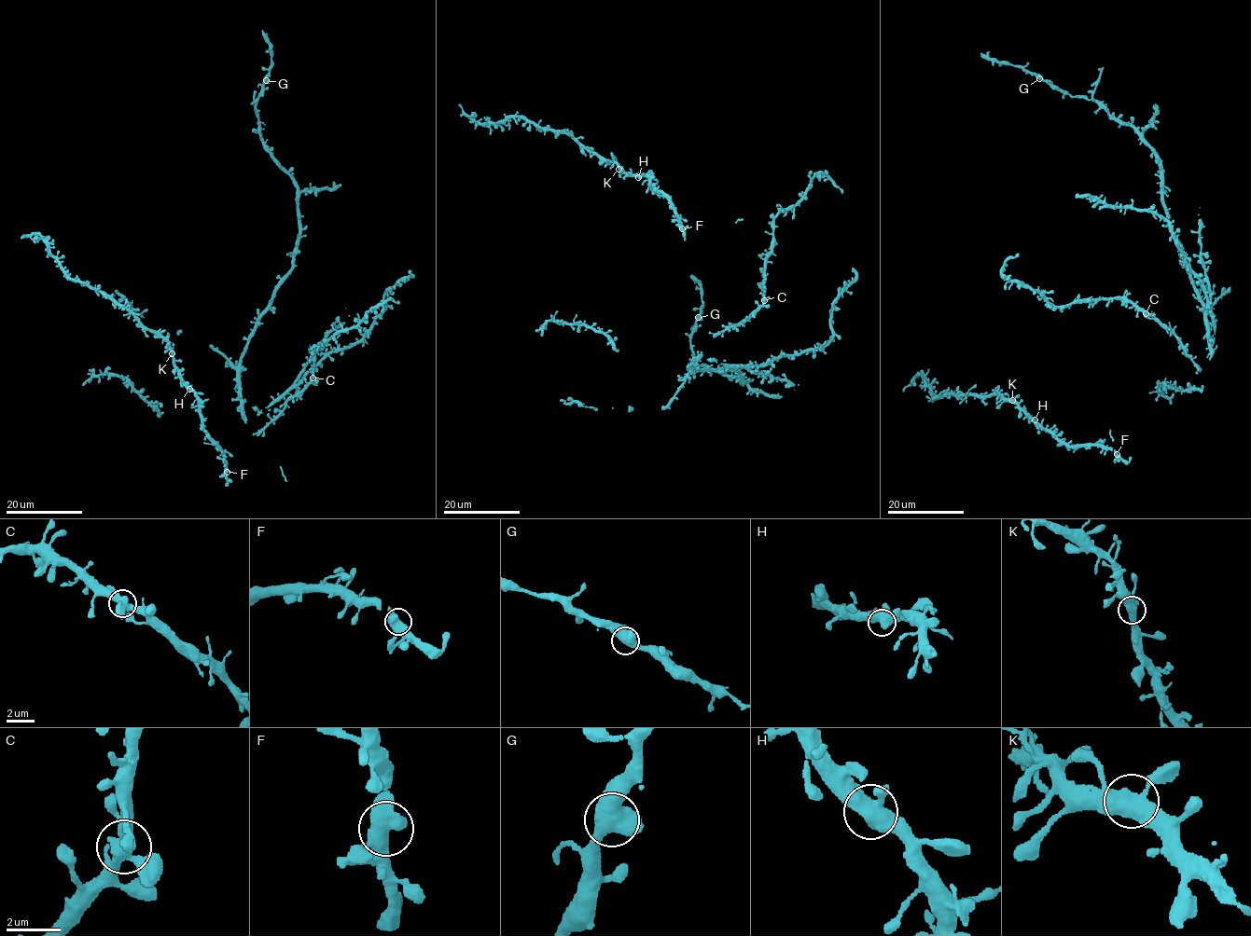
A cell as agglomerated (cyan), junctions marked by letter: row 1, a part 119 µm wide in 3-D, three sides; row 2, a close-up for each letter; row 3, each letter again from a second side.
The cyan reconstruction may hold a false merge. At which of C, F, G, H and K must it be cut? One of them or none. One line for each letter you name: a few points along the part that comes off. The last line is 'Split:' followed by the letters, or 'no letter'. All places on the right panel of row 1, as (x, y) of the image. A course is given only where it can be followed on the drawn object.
Split: no letter

